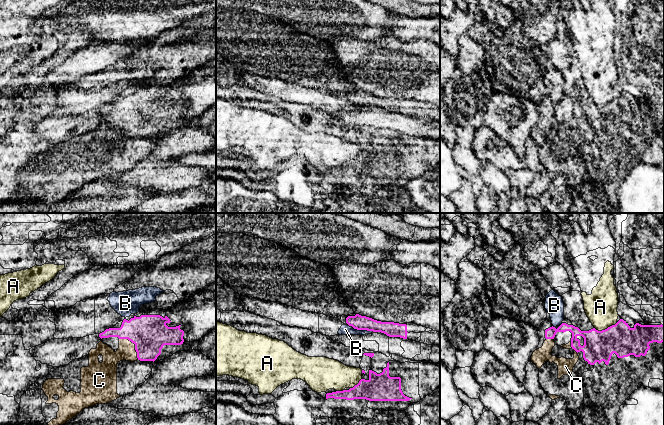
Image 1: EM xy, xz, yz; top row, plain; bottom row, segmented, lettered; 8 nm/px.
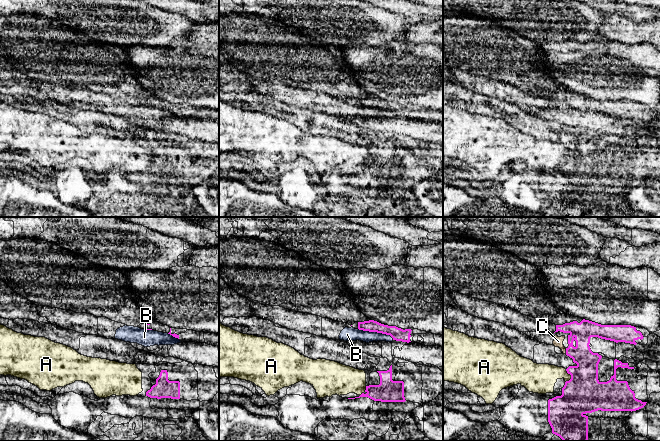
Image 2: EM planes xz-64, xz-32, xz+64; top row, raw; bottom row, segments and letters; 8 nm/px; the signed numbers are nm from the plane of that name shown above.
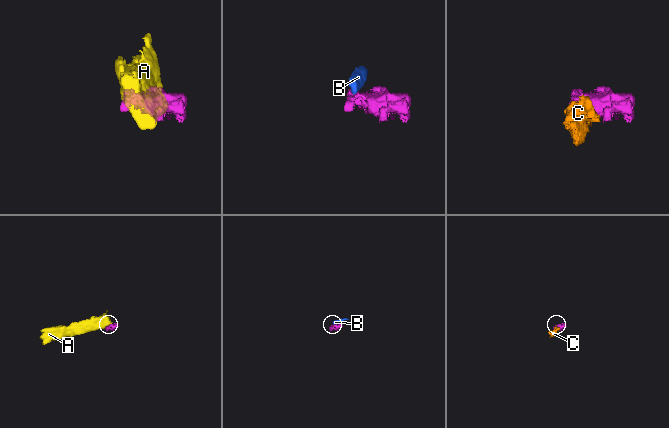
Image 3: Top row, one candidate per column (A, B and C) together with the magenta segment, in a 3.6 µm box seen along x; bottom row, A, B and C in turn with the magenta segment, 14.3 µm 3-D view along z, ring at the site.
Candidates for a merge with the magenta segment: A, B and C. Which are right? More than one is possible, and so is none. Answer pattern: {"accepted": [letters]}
{"accepted": []}

